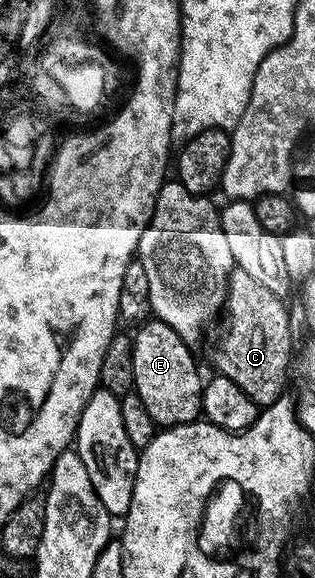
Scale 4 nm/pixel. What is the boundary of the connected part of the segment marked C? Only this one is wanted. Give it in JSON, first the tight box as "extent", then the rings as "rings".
{"extent":[218,268,294,407],"rings":[[[235,268],[230,275],[230,283],[226,287],[225,312],[230,312],[230,326],[226,334],[218,341],[218,369],[223,377],[232,379],[248,399],[252,399],[259,407],[276,403],[286,392],[286,376],[290,373],[290,348],[294,341],[290,338],[290,313],[286,310],[287,302],[281,297],[272,295],[268,287],[263,287],[257,279],[252,279],[248,271]]]}

